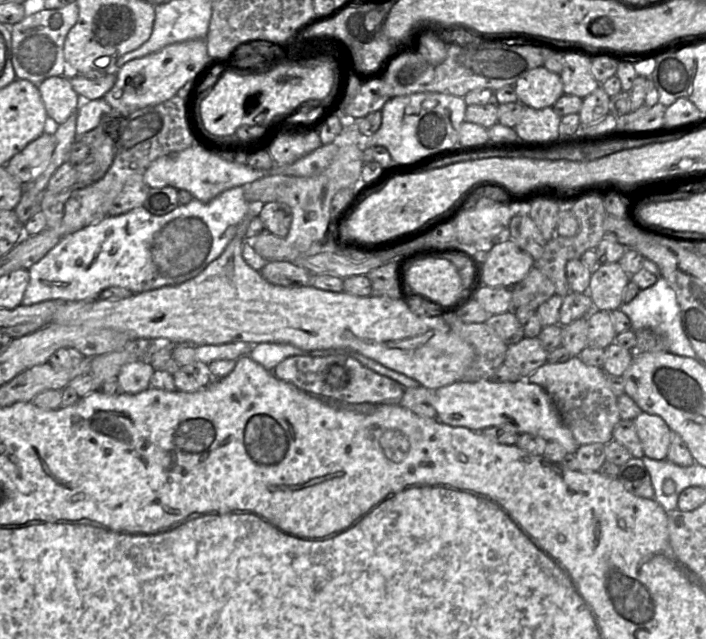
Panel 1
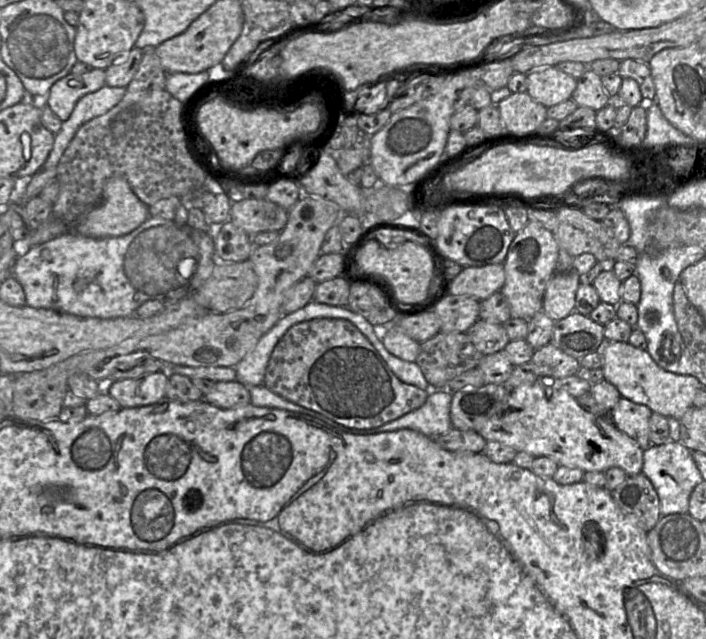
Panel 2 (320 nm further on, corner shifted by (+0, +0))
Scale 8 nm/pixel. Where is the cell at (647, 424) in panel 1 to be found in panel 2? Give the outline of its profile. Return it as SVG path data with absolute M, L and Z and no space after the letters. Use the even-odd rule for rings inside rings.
M621 397L610 411L609 418L620 431L633 438L645 450L651 445L649 419L652 413L646 405Z

